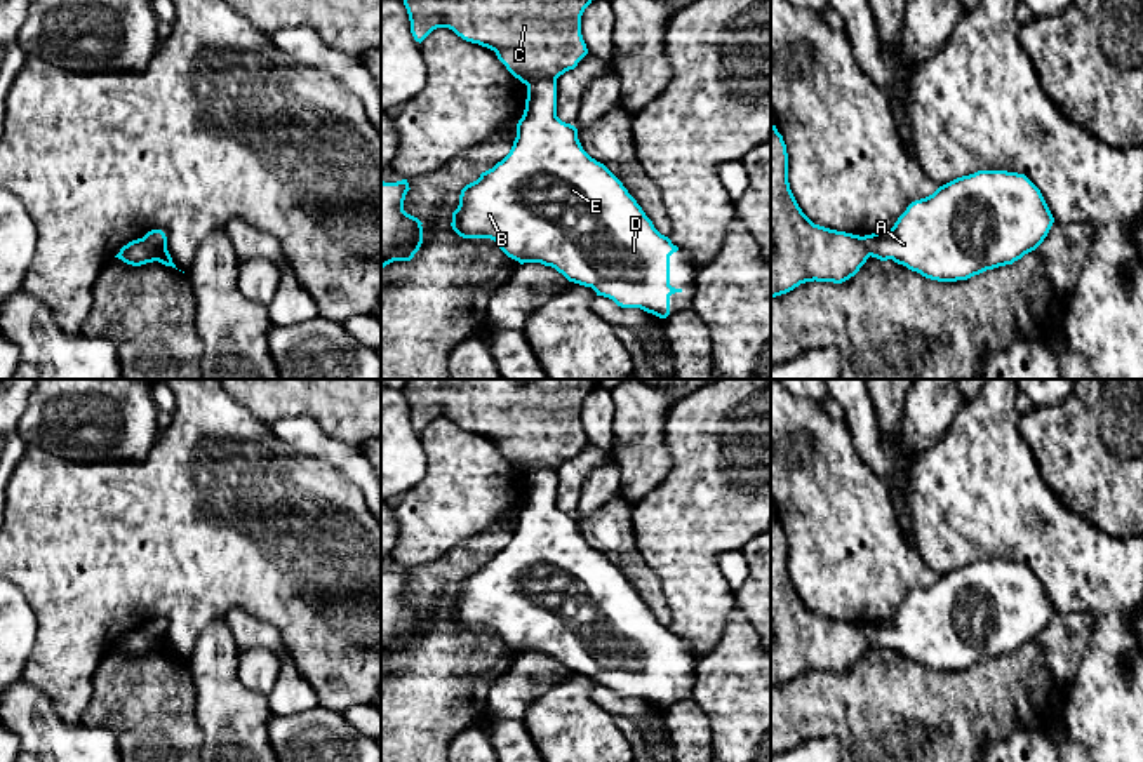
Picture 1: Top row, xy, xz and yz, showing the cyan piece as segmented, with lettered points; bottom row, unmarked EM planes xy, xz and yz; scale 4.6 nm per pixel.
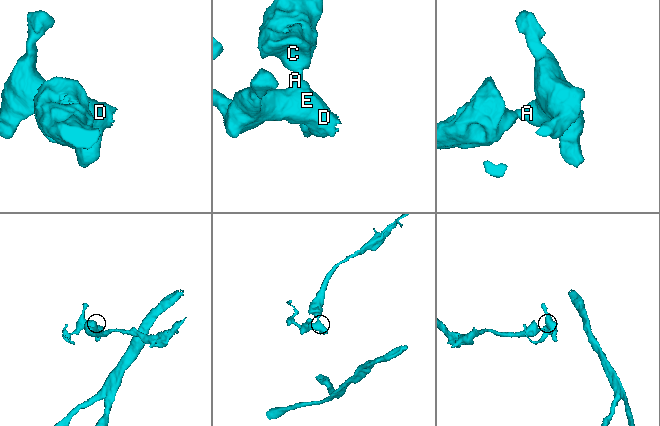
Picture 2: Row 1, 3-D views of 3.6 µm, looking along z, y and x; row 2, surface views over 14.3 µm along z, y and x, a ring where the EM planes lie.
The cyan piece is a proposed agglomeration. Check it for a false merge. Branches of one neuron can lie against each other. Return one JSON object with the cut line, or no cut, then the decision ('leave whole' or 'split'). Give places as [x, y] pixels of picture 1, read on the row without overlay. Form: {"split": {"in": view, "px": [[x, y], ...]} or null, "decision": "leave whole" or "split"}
{"split": {"in": "xz", "px": [[555, 468], [538, 468], [528, 475]]}, "decision": "split"}

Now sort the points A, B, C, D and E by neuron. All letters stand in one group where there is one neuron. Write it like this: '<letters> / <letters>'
A B D E / C

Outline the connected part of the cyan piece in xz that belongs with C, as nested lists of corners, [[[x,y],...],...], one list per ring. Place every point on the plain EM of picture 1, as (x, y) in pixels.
[[[409,379],[404,395],[416,431],[421,433],[437,418],[449,418],[463,430],[494,440],[506,459],[529,475],[541,468],[557,470],[588,444],[581,405],[598,383],[600,379]]]

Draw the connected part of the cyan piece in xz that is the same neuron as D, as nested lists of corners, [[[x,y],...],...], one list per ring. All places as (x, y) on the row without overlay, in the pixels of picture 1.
[[[553,468],[527,475],[525,499],[517,513],[517,527],[510,543],[461,579],[451,616],[463,628],[494,630],[508,647],[520,654],[551,656],[569,672],[592,677],[597,685],[609,687],[621,698],[640,698],[666,708],[670,685],[682,682],[670,675],[670,645],[678,637],[654,618],[623,572],[583,539],[578,518],[557,506],[557,470]]]

